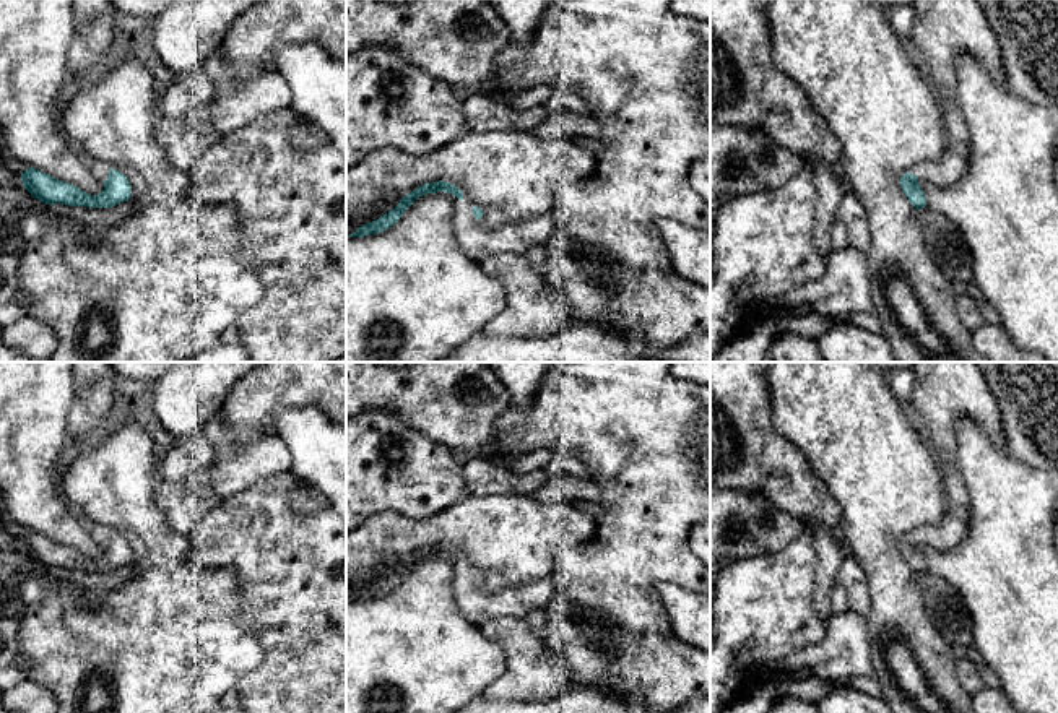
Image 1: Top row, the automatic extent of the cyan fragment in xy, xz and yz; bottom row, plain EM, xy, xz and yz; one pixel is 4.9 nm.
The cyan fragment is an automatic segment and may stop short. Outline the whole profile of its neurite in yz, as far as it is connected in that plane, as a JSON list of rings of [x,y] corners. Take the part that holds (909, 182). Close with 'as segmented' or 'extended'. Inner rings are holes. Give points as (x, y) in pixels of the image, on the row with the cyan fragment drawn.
[[[946,148],[941,159],[936,162],[921,162],[913,174],[907,172],[900,177],[900,185],[908,201],[921,210],[926,206],[925,192],[920,180],[928,180],[938,185],[954,185],[967,171],[965,153],[957,148]]]; extended

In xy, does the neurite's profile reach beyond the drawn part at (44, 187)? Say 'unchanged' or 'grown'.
grown

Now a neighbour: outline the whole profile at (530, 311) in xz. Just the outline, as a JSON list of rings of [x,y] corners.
[[[489,255],[479,265],[505,291],[505,305],[484,326],[484,335],[544,338],[557,333],[570,317],[527,255]]]

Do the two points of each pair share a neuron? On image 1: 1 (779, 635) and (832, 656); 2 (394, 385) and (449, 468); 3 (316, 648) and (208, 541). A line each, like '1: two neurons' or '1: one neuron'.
1: two neurons
2: two neurons
3: one neuron

